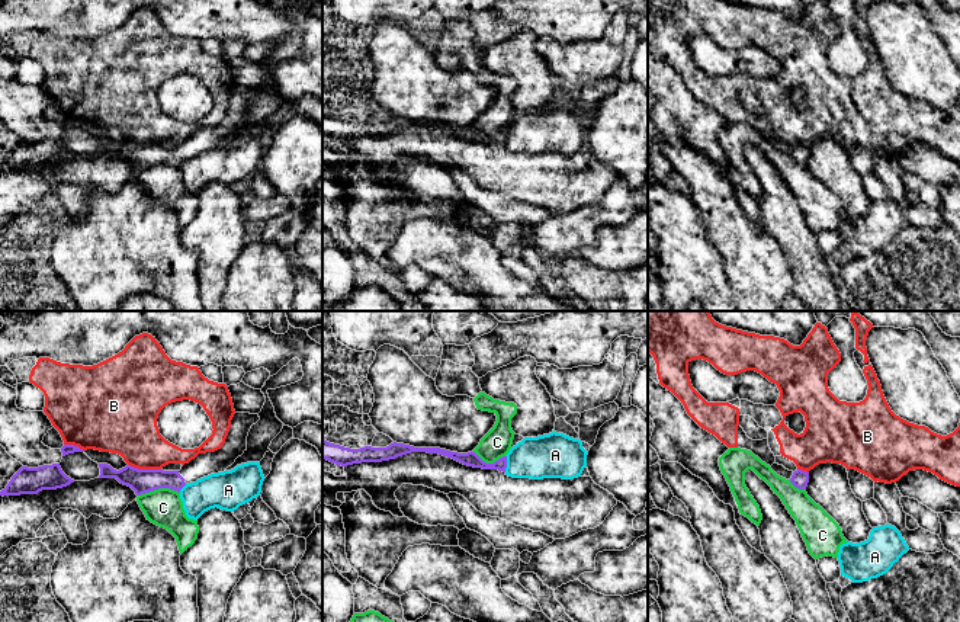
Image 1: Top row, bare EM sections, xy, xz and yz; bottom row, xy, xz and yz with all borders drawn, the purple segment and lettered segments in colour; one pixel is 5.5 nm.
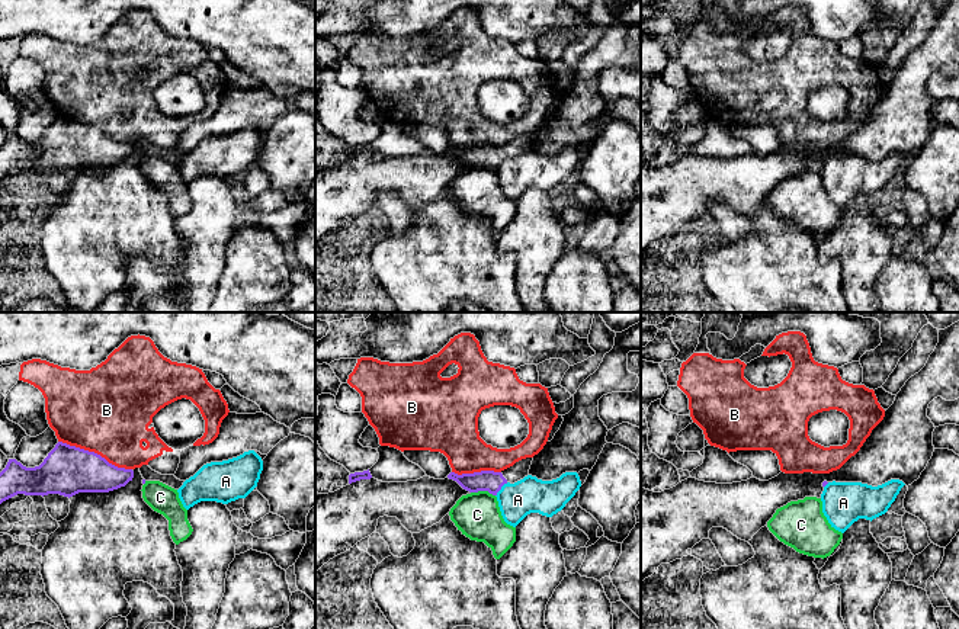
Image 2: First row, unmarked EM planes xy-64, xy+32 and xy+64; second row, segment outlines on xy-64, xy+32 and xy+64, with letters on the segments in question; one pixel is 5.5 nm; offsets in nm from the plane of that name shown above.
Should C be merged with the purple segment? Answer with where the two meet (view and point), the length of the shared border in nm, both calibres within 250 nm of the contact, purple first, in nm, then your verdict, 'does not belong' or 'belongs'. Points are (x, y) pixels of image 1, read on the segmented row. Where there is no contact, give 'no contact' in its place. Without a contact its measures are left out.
contact xy (159, 487); length 240 nm; calibres 140 and 200 nm; does not belong

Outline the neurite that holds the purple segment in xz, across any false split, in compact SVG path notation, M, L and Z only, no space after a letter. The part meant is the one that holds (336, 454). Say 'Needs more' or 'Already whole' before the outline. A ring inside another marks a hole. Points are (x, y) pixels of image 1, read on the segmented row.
Already whole. M322 440L322 459L327 459L341 466L362 464L362 462L389 461L389 459L395 459L398 456L402 456L411 452L439 453L439 455L452 458L463 465L473 466L473 468L498 469L503 472L505 472L505 468L507 468L507 456L500 458L494 464L487 464L475 452L457 453L457 452L450 452L440 448L414 448L414 446L396 443L396 442L391 443L386 448L365 446L360 449L350 449L350 448L344 448L344 446Z

